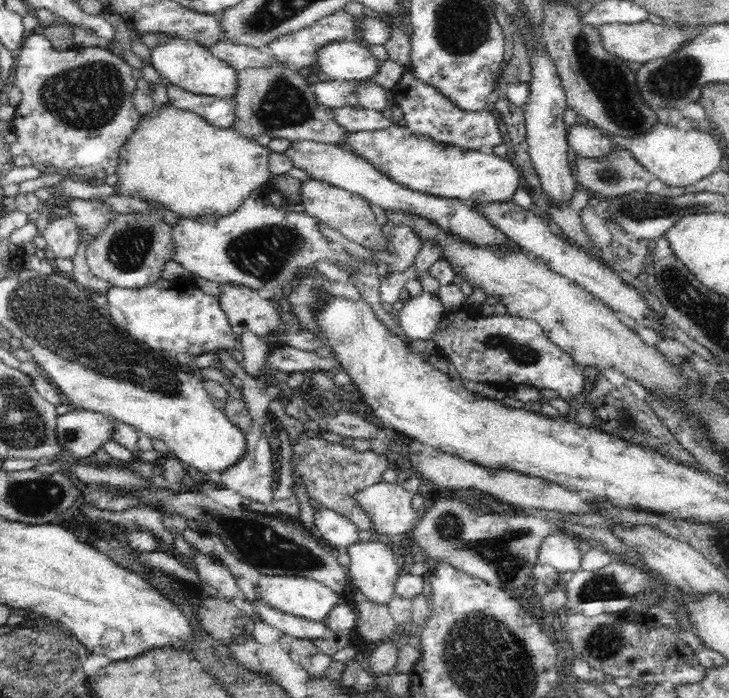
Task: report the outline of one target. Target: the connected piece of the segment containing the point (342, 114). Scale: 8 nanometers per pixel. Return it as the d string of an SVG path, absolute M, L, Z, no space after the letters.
M359 104L328 111L331 111L332 119L348 131L386 130L388 126L394 124L394 122L386 120L382 112L364 108Z

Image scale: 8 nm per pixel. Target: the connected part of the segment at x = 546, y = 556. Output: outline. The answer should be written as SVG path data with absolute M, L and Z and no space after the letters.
M553 531L541 540L538 562L556 568L559 574L576 572L581 568L583 552L578 549L580 539L564 531Z

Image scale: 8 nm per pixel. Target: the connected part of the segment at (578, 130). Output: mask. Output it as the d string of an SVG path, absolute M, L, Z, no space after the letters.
M589 124L570 126L566 138L571 150L589 159L599 159L609 155L618 146L612 142L610 136Z

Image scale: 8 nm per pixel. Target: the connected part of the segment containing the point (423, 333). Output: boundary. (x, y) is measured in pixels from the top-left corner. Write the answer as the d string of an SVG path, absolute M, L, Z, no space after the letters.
M423 290L421 294L411 297L404 308L393 313L399 321L399 333L408 342L428 341L439 328L446 309L436 294Z

